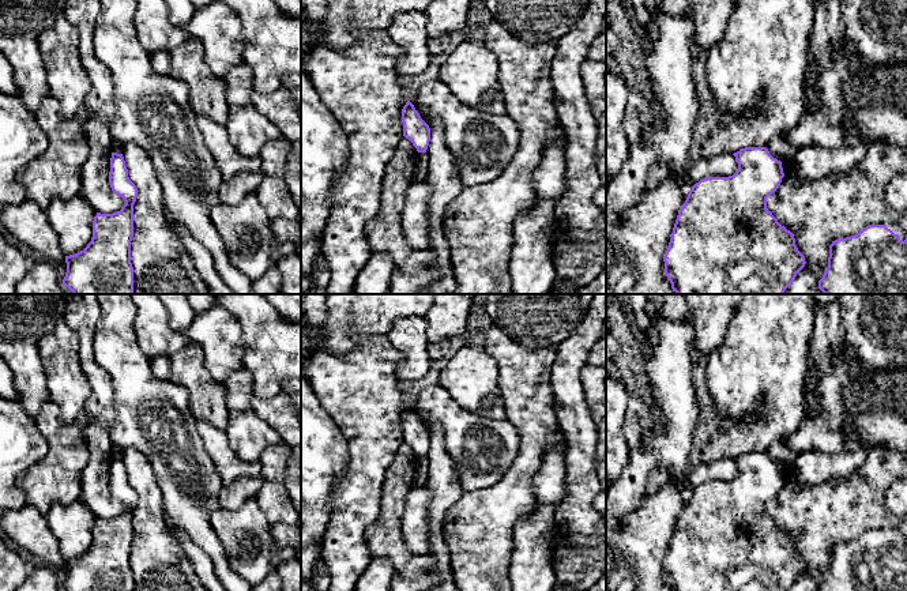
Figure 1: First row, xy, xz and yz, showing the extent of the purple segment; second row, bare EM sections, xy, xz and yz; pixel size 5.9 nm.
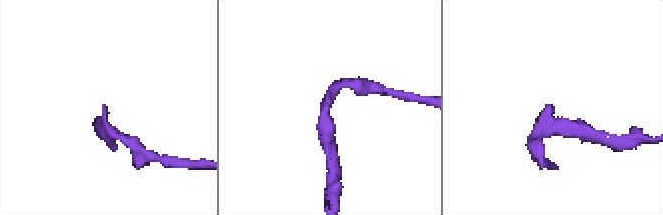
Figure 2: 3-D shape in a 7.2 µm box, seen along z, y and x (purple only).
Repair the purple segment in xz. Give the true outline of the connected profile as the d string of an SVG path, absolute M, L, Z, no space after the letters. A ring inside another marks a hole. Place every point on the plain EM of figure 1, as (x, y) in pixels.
M410 406L402 414L402 428L403 441L413 448L418 458L426 458L430 447L430 433Z

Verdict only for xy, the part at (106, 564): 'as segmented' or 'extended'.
as segmented

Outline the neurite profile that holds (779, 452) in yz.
M787 437L778 438L772 443L769 449L767 451L769 459L780 466L782 468L791 468L794 467L794 462L798 458L798 453L795 453L786 443Z

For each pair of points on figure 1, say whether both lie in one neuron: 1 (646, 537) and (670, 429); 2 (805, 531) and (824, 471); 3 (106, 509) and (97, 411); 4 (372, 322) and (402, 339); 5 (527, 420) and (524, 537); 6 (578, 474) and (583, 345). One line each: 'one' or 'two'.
1: one
2: two
3: one
4: two
5: two
6: one

